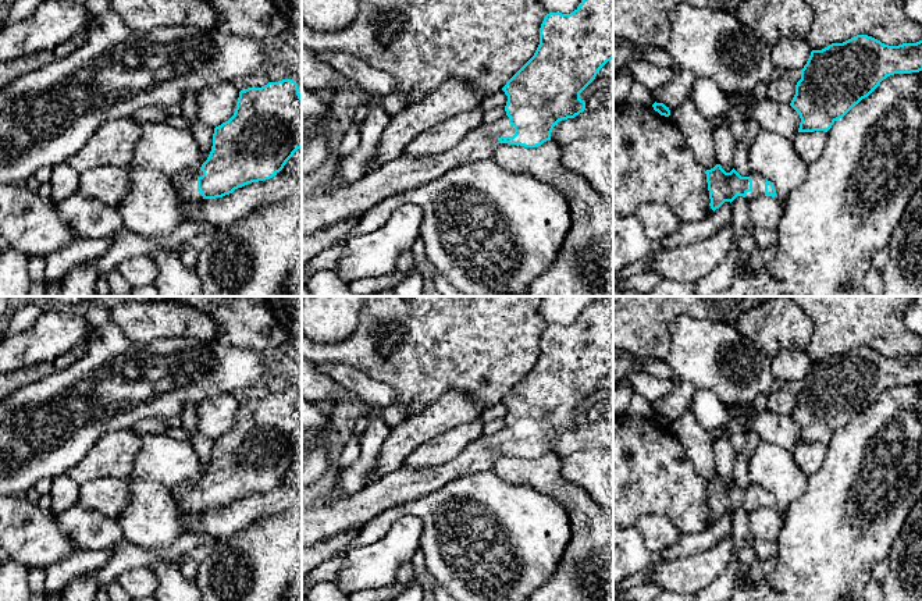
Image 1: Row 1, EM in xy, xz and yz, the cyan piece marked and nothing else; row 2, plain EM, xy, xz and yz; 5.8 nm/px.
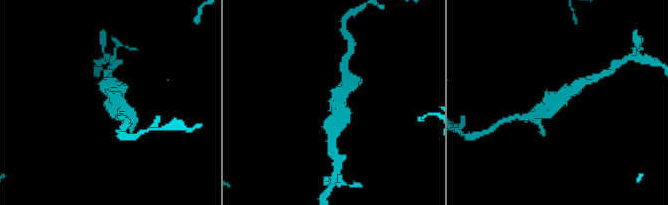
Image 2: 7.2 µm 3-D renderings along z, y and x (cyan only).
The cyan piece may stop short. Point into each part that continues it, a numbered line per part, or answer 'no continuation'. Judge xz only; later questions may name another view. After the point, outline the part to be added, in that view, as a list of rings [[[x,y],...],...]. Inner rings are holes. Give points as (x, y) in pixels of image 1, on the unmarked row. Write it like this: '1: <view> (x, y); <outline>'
1: xz (402, 486); [[[505,427],[496,434],[483,434],[455,459],[420,470],[401,467],[343,499],[302,511],[302,548],[339,531],[363,527],[388,509],[424,498],[451,481],[492,469],[501,448],[513,448],[515,438]]]

